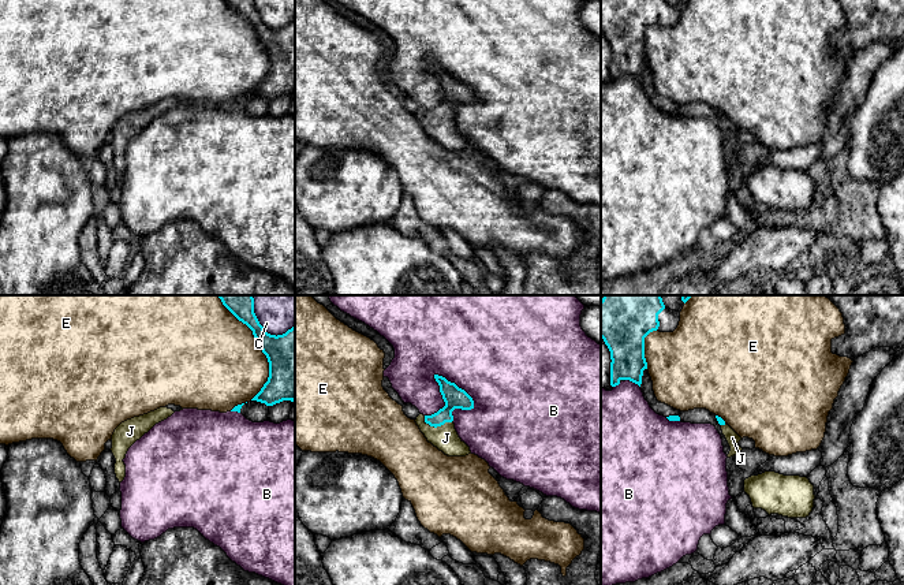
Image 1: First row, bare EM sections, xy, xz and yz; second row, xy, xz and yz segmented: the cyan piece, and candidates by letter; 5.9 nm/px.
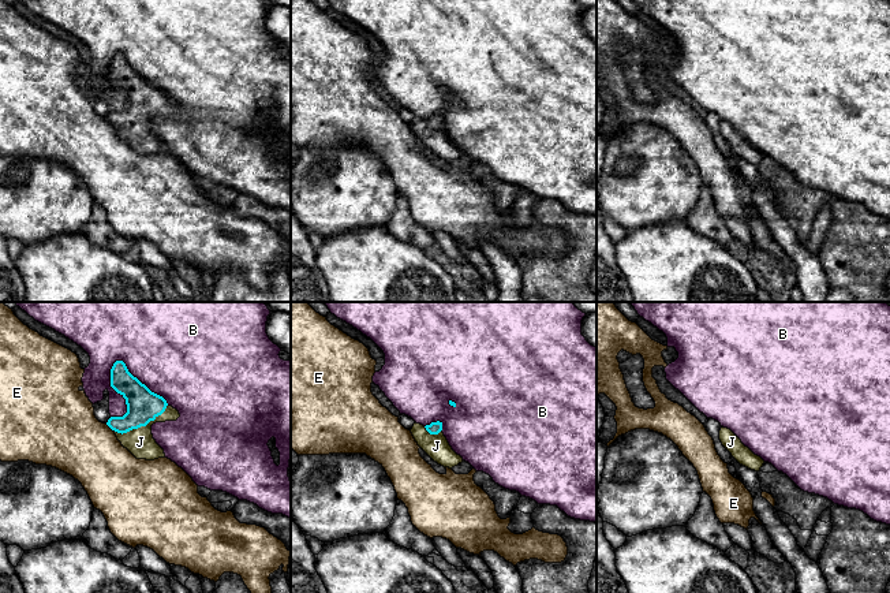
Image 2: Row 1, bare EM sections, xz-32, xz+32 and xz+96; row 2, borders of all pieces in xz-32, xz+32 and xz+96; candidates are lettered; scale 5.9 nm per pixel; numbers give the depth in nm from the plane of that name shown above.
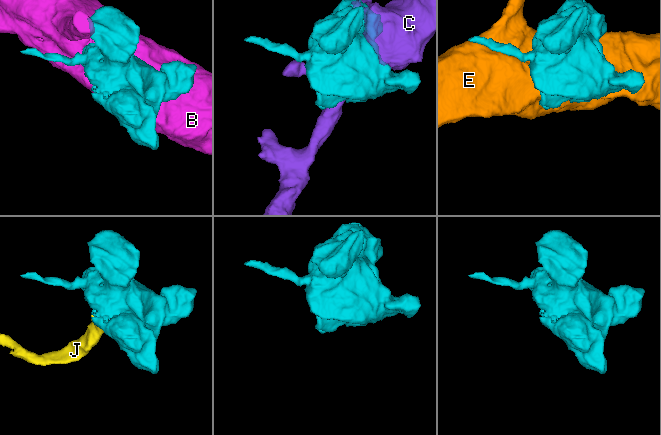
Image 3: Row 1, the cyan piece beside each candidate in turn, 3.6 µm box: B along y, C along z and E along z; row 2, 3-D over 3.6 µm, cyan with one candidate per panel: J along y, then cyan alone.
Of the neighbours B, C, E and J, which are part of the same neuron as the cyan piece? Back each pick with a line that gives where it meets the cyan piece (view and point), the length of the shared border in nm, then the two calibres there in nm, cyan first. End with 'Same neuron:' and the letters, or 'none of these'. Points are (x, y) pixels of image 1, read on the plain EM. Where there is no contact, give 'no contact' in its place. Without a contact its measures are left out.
J: contact xz (436, 120); length 180 nm; calibres 130 and 150 nm
Same neuron: J

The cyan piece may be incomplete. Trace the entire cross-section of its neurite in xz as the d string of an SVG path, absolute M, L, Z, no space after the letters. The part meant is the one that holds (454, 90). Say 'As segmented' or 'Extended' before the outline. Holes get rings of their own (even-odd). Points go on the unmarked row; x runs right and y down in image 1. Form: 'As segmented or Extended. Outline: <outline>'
Extended. Outline: M434 68L434 72L440 79L445 100L432 109L419 108L415 116L427 135L445 149L466 150L471 145L455 123L452 105L455 103L471 104L474 103L474 94L464 83L445 71Z

